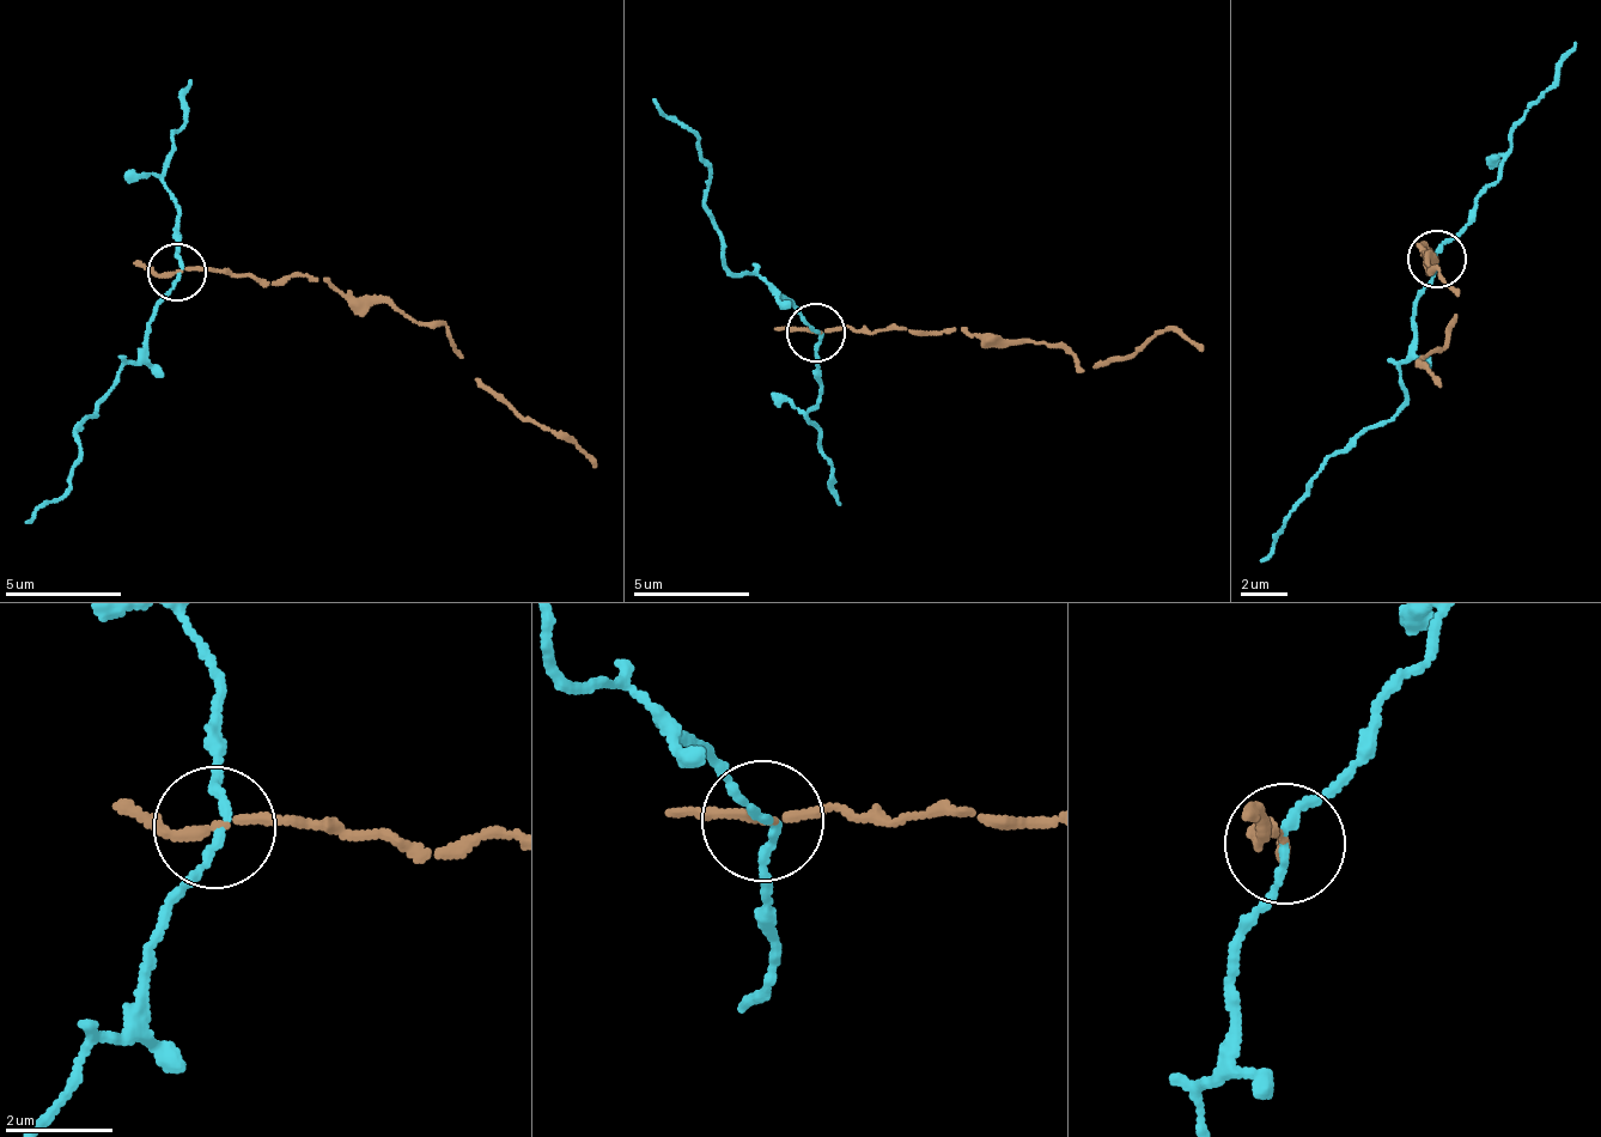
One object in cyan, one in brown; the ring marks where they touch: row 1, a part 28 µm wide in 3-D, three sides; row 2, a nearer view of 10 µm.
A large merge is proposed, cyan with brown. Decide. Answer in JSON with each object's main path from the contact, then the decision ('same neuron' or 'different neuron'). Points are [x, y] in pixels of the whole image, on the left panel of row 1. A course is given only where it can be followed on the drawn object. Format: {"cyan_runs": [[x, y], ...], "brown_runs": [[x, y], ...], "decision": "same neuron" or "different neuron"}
{"cyan_runs": [[175, 271], [175, 287], [154, 312], [148, 347], [123, 368], [107, 397], [75, 427], [68, 488], [24, 523]], "brown_runs": [[175, 271], [314, 274], [355, 298], [390, 297], [596, 466]], "decision": "different neuron"}

